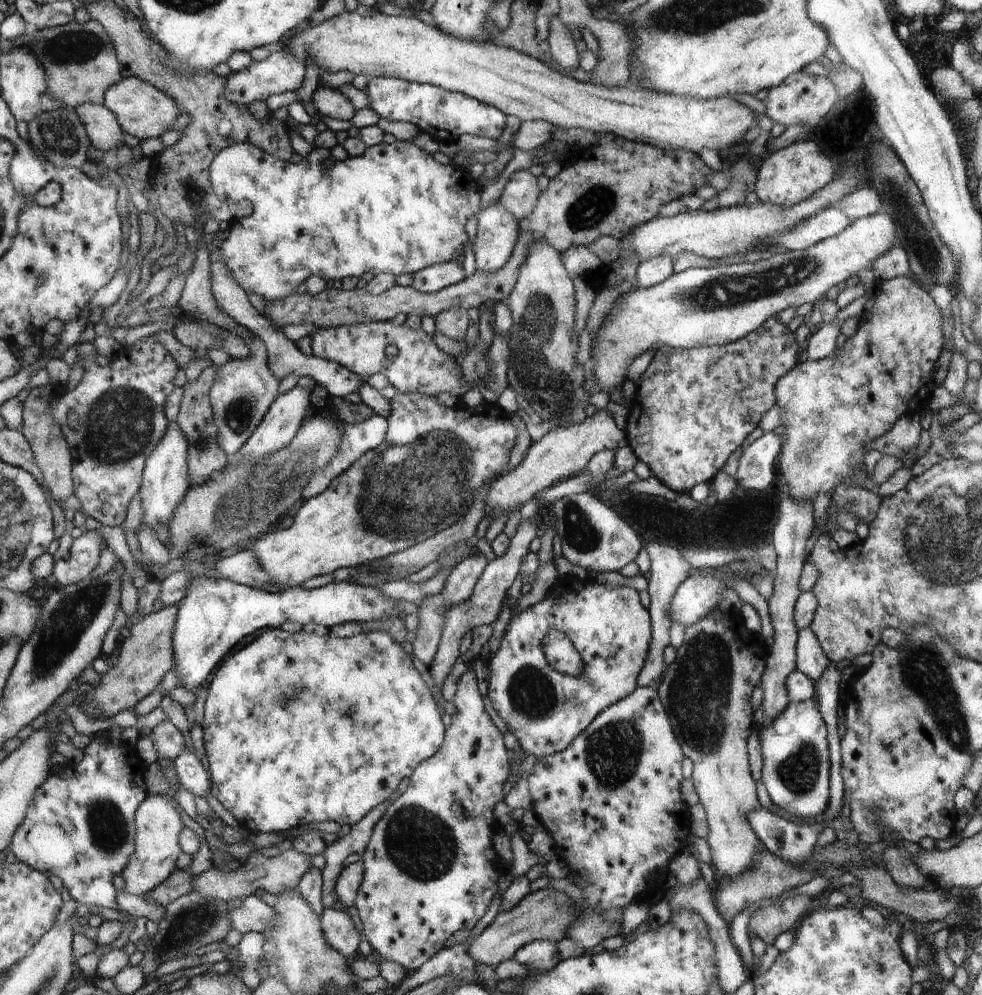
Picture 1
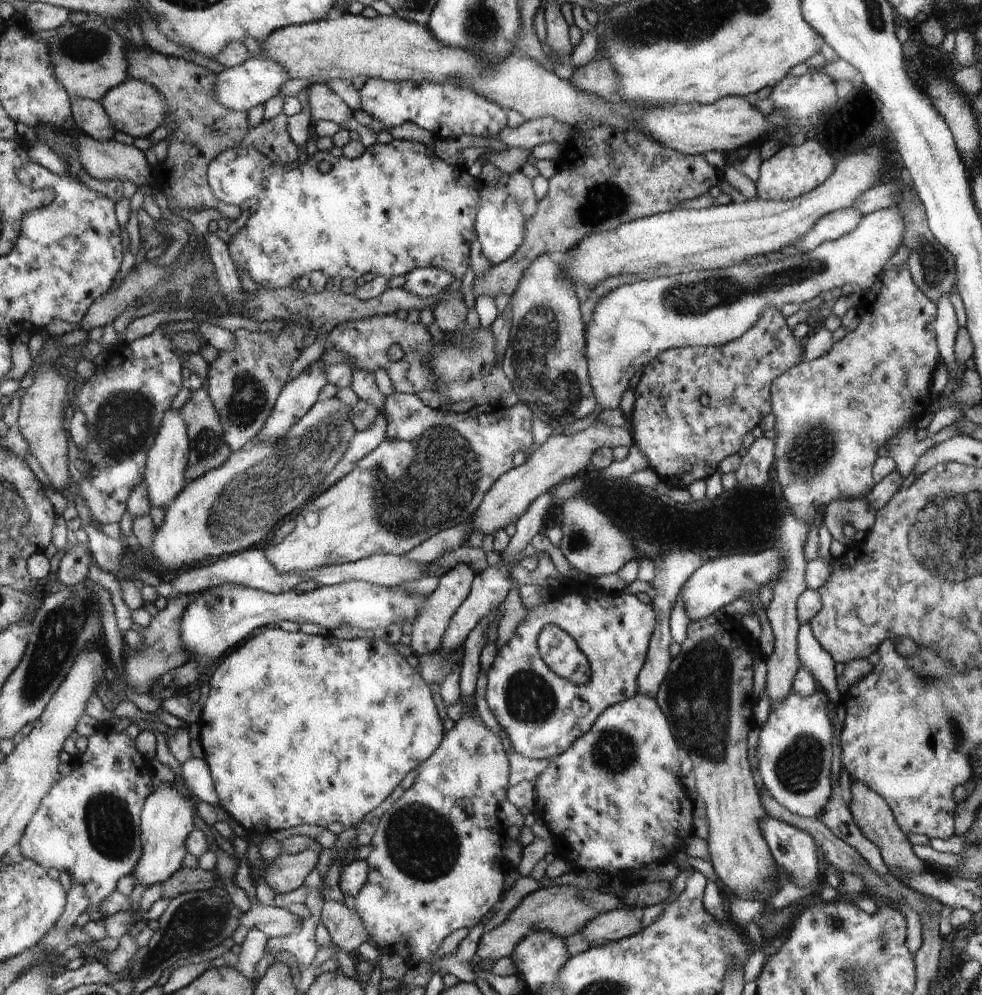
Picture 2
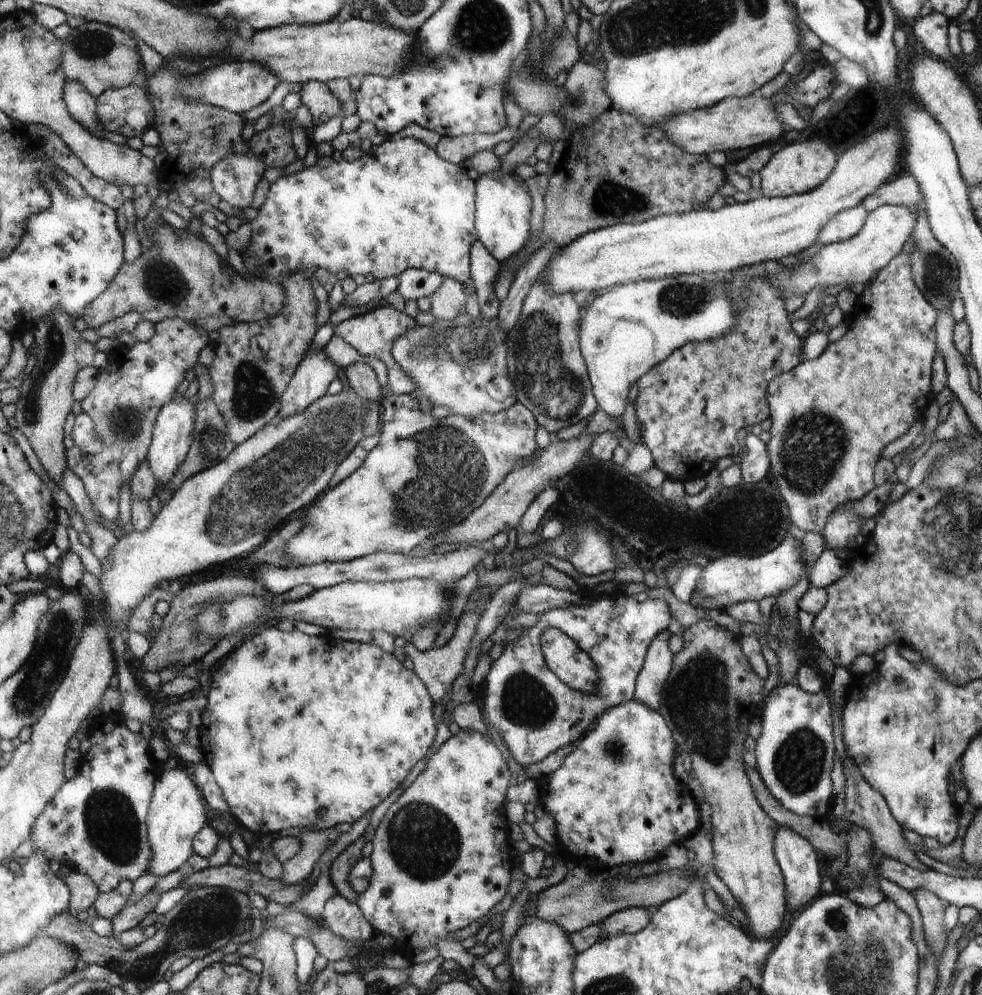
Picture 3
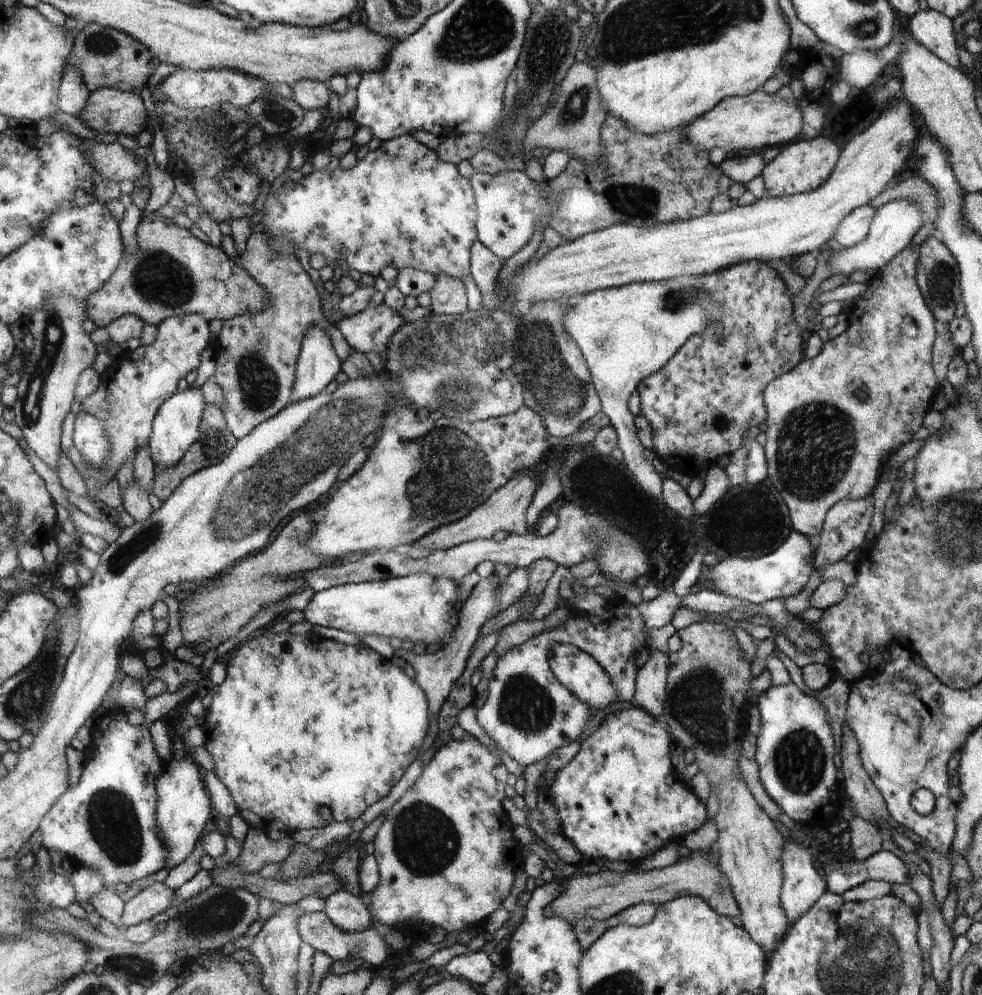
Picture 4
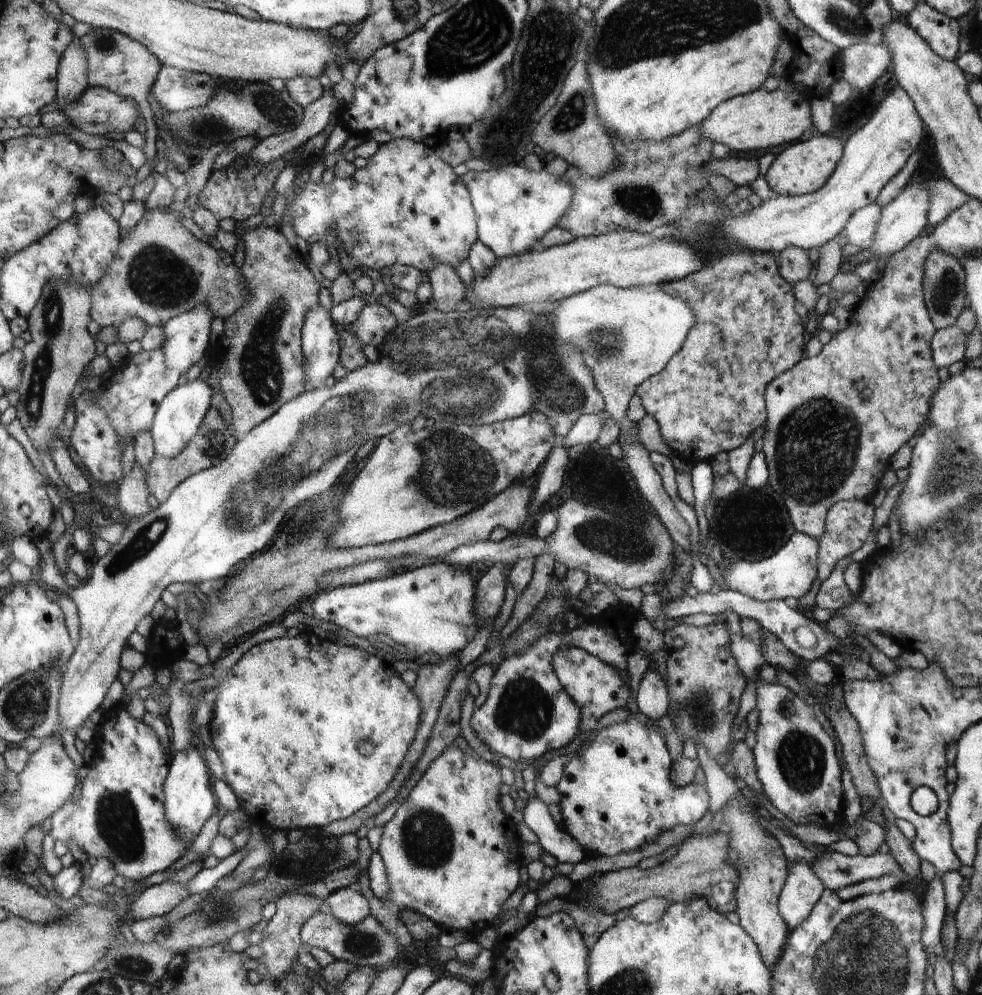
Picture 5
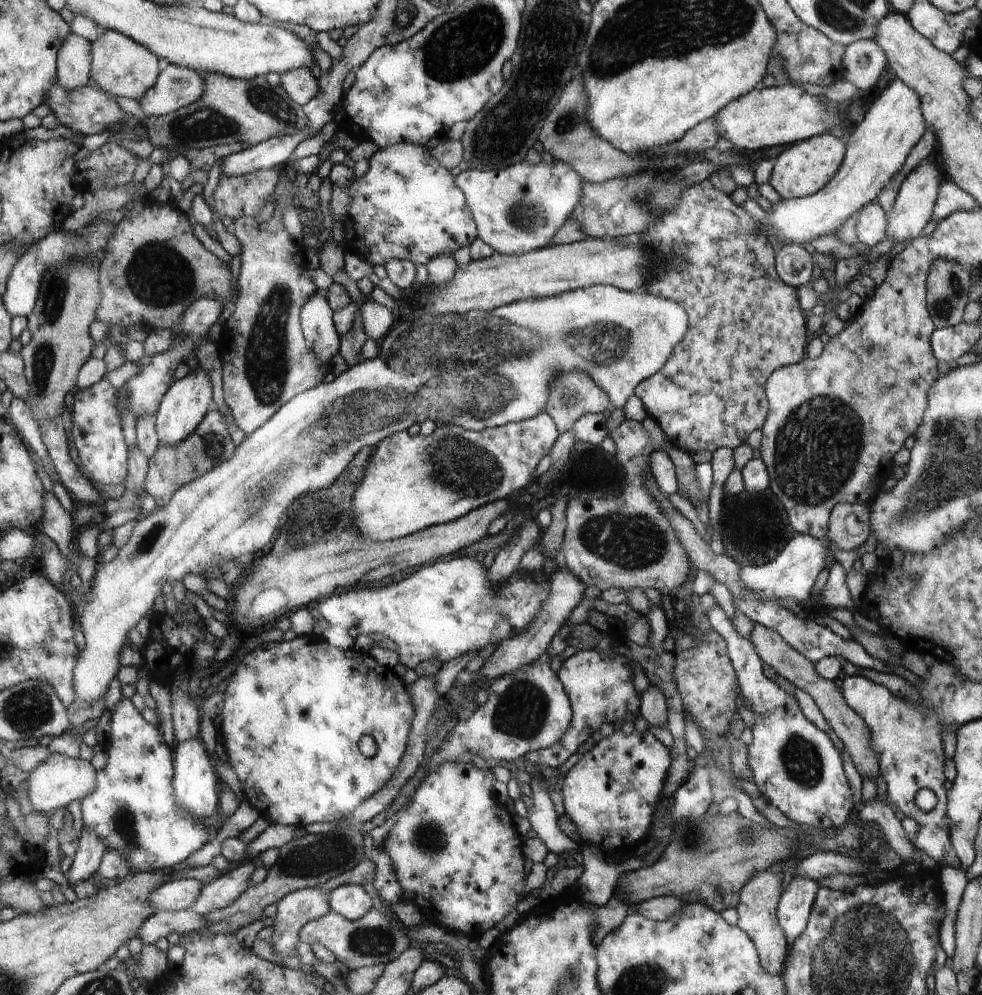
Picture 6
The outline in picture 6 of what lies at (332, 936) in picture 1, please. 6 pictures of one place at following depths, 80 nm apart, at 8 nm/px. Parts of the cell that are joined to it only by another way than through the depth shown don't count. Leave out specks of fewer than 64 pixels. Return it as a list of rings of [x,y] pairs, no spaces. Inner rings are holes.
[[[343,884],[331,890],[328,894],[331,910],[349,921],[362,919],[370,911],[372,897],[357,884]]]

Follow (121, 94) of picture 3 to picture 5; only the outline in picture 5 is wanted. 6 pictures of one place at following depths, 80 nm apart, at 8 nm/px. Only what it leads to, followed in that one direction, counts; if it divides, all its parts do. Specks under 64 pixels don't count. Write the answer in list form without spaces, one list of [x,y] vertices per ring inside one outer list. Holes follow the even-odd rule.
[[[88,87],[78,103],[62,110],[73,126],[96,136],[135,129],[135,100],[102,87]]]

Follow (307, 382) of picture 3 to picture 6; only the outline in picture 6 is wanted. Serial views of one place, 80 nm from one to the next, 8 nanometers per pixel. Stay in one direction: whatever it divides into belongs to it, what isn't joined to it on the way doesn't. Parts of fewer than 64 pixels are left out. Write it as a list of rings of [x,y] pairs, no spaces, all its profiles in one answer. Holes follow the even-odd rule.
[[[324,292],[308,298],[299,312],[299,320],[302,322],[308,348],[321,360],[321,363],[330,365],[330,360],[339,352],[342,340],[337,333],[333,310]]]

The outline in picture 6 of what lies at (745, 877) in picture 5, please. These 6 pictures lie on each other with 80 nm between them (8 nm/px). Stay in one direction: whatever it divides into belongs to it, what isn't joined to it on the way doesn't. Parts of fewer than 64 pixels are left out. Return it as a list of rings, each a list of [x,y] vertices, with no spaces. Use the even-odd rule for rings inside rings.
[[[782,863],[776,864],[763,873],[757,872],[752,880],[744,886],[736,906],[738,911],[737,925],[751,937],[758,949],[759,963],[771,975],[782,974],[789,947],[783,929],[780,928],[779,920],[776,920],[776,906],[779,906],[778,898],[782,894],[782,888],[780,888],[782,876],[778,878],[778,871],[782,874]]]

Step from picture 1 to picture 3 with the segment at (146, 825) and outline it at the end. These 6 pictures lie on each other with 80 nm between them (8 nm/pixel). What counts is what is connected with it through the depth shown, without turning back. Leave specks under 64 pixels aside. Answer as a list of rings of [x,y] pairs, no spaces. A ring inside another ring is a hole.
[[[178,764],[175,769],[164,770],[155,780],[147,814],[147,835],[152,849],[148,873],[162,877],[178,870],[195,851],[195,836],[206,824],[206,804],[198,786],[190,777],[191,773],[188,768]]]

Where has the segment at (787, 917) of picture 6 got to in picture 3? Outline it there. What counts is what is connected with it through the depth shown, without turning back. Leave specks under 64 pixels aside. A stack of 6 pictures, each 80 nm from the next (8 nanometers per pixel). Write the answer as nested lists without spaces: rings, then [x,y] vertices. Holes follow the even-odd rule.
[[[777,826],[775,834],[775,856],[778,858],[779,867],[787,881],[788,910],[795,911],[804,908],[804,904],[812,902],[818,894],[823,894],[821,877],[818,871],[818,859],[815,848],[798,833],[790,828]]]

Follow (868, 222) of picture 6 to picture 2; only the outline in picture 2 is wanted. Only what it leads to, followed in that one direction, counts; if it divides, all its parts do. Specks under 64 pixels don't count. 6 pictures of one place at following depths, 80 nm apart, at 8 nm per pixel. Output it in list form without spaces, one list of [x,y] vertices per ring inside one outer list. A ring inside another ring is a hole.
[[[854,207],[831,212],[820,220],[812,232],[801,239],[794,247],[803,251],[813,251],[826,241],[838,240],[841,236],[852,232],[861,221],[863,214]]]

